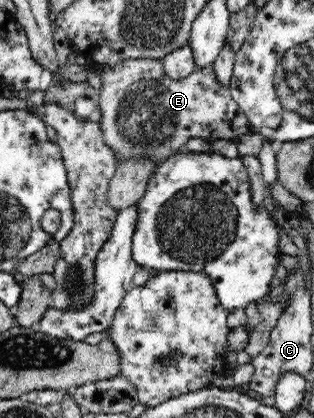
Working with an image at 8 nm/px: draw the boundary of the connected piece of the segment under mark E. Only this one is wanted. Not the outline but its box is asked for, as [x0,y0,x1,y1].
[98,57,254,162]

